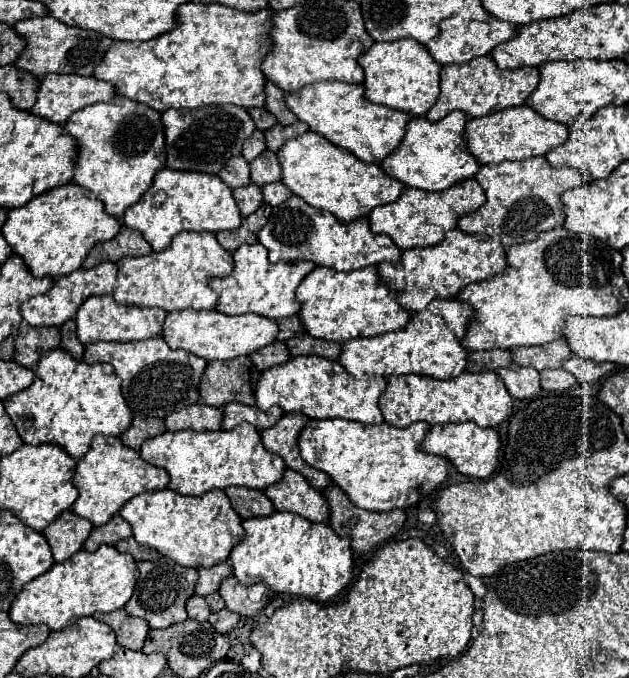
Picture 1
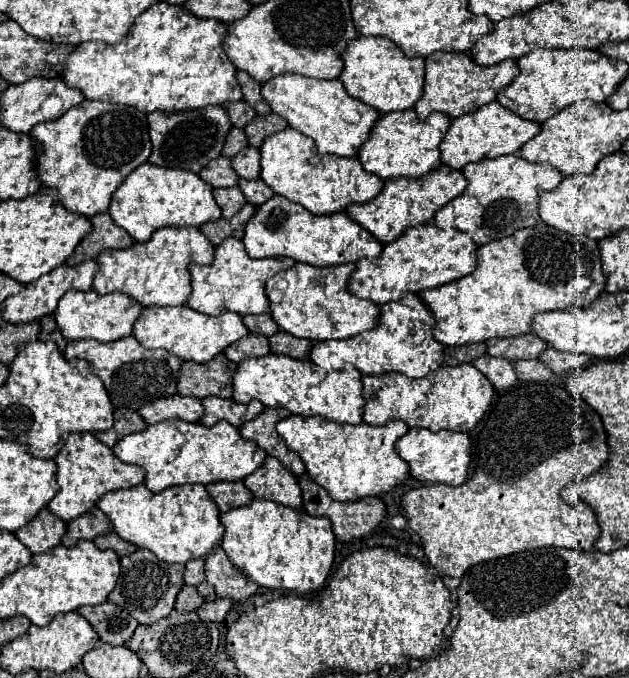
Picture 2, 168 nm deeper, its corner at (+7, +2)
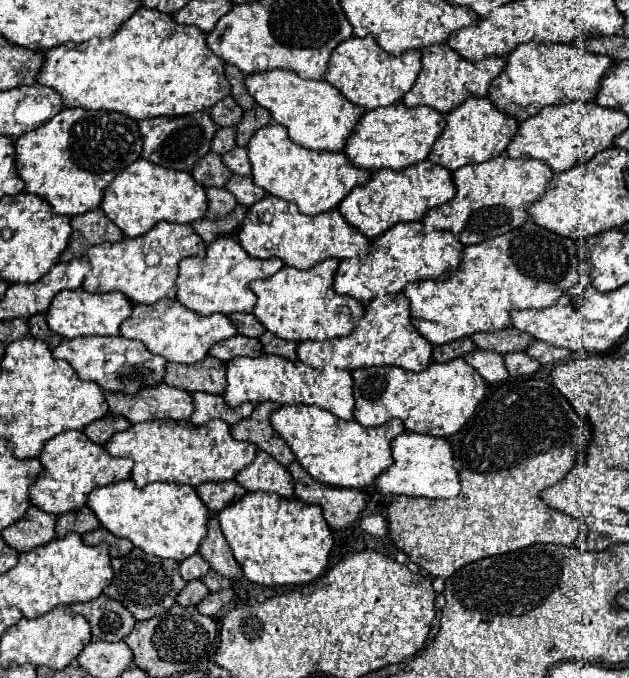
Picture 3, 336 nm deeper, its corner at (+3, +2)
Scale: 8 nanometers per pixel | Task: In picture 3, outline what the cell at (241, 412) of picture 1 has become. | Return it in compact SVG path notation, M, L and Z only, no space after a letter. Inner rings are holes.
M194 393L192 395L192 401L194 401L194 413L190 417L190 421L194 425L202 425L202 423L208 423L212 419L222 419L226 421L228 425L234 425L238 421L238 417L242 419L242 415L224 405L224 401L220 399L220 395L208 395L208 393Z

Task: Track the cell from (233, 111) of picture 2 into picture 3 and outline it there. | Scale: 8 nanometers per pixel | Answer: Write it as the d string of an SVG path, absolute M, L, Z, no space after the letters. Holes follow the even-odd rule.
M228 95L224 97L224 101L218 101L212 109L210 109L210 117L218 127L228 127L228 125L236 125L242 117L242 109L238 107L238 103Z

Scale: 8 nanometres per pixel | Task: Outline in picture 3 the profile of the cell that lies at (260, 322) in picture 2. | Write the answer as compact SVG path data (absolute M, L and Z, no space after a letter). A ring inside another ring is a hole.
M232 313L232 315L228 315L228 319L232 321L232 325L236 325L240 335L260 337L260 333L264 333L264 327L260 325L260 321L254 319L252 313Z

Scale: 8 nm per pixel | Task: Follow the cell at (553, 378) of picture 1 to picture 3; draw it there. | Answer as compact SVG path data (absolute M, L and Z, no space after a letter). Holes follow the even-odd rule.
M506 353L504 355L504 365L512 377L520 375L532 375L540 369L540 363L526 353Z

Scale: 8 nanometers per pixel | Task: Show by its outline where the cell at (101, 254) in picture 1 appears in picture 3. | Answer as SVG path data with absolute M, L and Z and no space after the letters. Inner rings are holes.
M100 209L70 217L70 225L72 225L72 239L66 251L62 253L60 261L68 261L72 257L84 257L92 245L104 241L120 241L124 237L124 233Z

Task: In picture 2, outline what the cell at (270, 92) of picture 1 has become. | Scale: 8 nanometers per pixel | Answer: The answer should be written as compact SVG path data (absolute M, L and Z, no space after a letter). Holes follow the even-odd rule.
M238 71L238 73L236 73L236 77L238 77L238 81L240 81L244 101L246 101L246 103L250 103L250 105L256 109L256 113L258 113L258 115L272 113L270 105L264 101L264 97L262 97L262 93L260 93L260 87L262 87L262 85L260 85L258 81L254 81L254 79L252 79L248 73L244 73L244 71Z

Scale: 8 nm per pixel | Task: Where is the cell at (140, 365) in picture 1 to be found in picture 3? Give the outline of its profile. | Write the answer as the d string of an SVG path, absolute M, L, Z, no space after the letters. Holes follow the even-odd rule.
M120 335L116 337L76 337L76 339L62 339L58 347L52 349L52 357L64 359L72 365L84 381L94 381L106 391L124 391L124 393L138 393L144 387L152 387L162 383L166 359L160 355L150 353L140 341L130 341Z

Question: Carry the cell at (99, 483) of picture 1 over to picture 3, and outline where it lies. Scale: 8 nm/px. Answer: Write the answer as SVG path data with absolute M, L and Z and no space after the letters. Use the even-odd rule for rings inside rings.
M64 431L52 437L38 455L42 463L42 473L38 481L30 485L30 503L46 513L68 513L86 505L86 497L92 489L108 485L112 481L122 481L130 477L132 461L118 459L106 453L102 445L92 443L84 431Z

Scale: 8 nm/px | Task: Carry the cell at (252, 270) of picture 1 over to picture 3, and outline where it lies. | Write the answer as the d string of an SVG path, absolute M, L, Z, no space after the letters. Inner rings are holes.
M218 237L214 243L206 247L204 257L186 257L178 265L178 279L176 279L176 299L198 315L212 315L212 313L236 313L236 311L252 311L256 305L256 295L250 293L248 283L254 279L266 279L274 275L284 263L280 259L252 259L240 249L240 243L234 237Z

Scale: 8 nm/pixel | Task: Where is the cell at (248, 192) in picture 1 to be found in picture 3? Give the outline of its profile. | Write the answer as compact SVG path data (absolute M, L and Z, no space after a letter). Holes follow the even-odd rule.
M208 187L206 197L208 197L208 211L204 217L208 219L222 219L236 207L236 199L226 189Z

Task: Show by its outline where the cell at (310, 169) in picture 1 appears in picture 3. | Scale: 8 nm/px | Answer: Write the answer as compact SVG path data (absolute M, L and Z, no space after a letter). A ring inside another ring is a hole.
M266 125L258 129L248 143L248 159L252 165L252 181L266 193L284 201L294 201L304 215L318 215L336 209L352 187L364 185L370 173L354 167L342 151L314 151L292 143L282 125Z

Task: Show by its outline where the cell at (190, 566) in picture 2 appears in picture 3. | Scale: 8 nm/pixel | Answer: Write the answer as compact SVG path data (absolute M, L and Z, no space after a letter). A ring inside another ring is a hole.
M194 553L192 557L188 557L188 559L184 559L184 561L180 563L180 575L182 575L182 579L186 579L186 581L202 579L208 571L210 571L210 565L202 559L200 553Z

